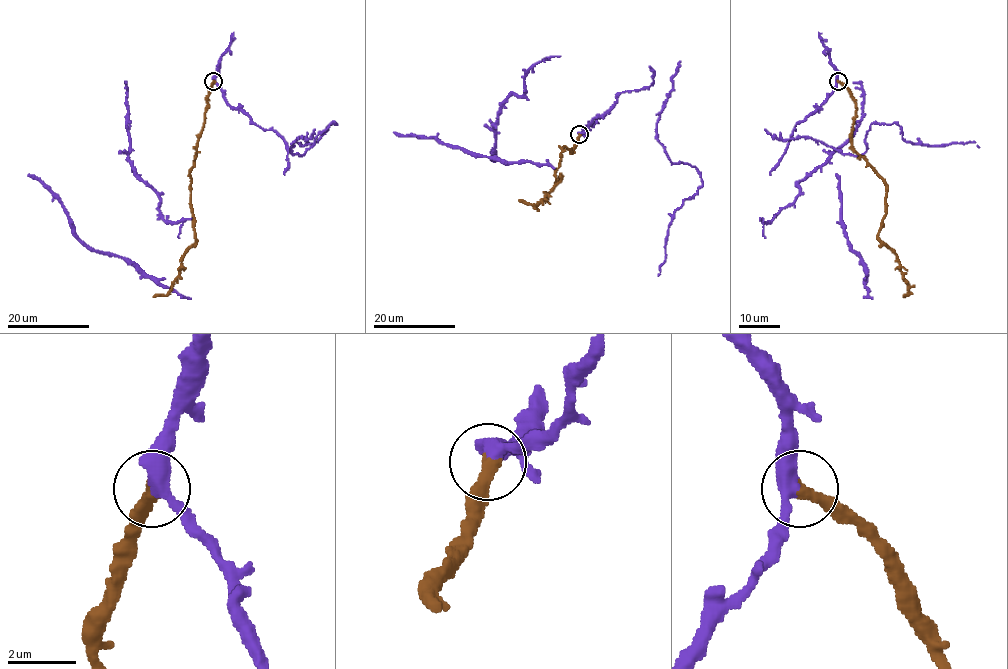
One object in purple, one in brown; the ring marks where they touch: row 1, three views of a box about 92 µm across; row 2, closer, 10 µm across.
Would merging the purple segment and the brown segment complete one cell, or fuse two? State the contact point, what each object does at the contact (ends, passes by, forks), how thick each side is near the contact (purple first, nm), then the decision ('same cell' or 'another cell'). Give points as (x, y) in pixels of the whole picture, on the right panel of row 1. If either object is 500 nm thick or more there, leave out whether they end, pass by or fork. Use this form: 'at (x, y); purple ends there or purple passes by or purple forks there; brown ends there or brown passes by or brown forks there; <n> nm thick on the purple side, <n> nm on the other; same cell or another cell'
at (838, 81); purple passes by; brown ends there; 400 nm thick on the purple side, 400 nm on the other; same cell

